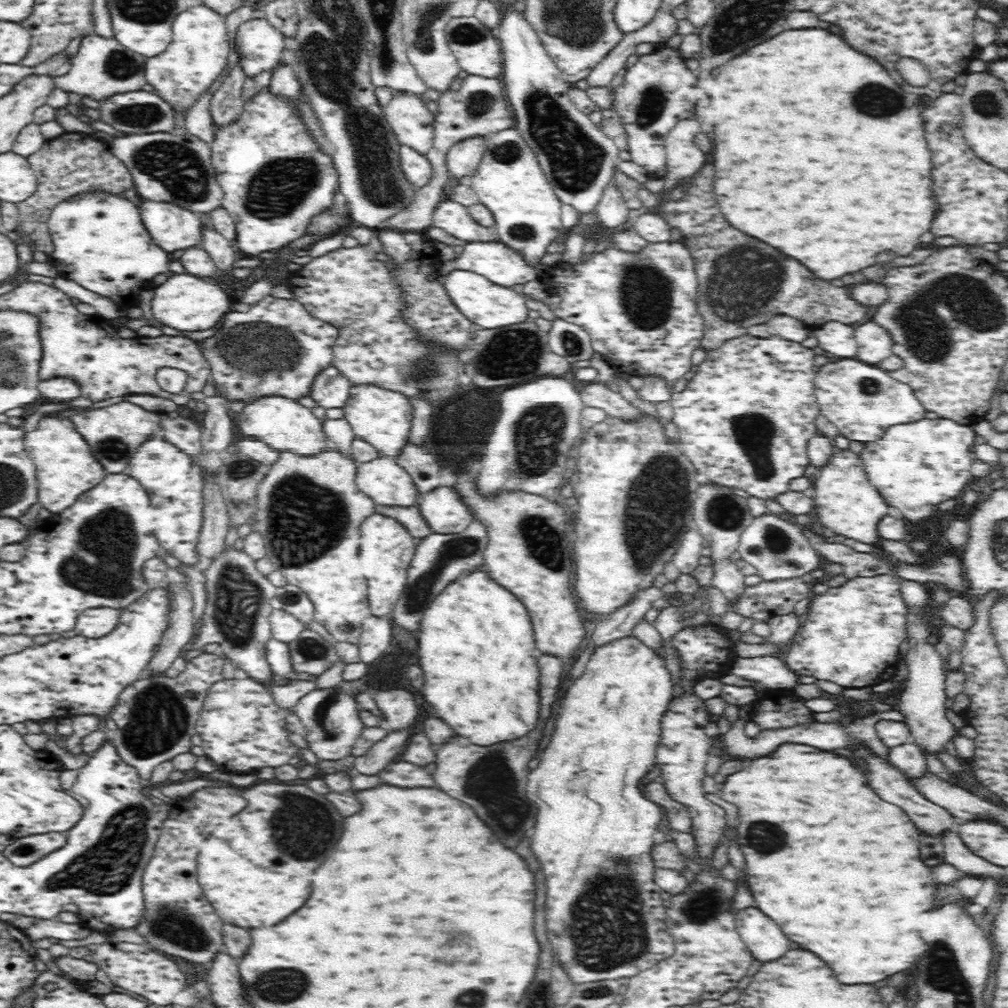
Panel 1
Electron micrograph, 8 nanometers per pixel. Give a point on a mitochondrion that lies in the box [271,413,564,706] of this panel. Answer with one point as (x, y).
(421, 590)

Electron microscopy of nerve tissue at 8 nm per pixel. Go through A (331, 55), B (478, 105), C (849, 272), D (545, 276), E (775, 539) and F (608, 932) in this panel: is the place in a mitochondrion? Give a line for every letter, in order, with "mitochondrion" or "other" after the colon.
A: mitochondrion
B: mitochondrion
C: other
D: other
E: mitochondrion
F: mitochondrion

